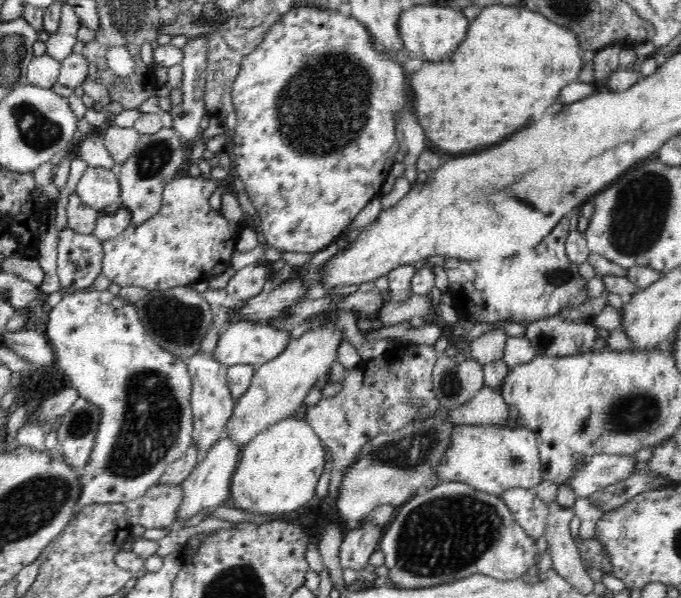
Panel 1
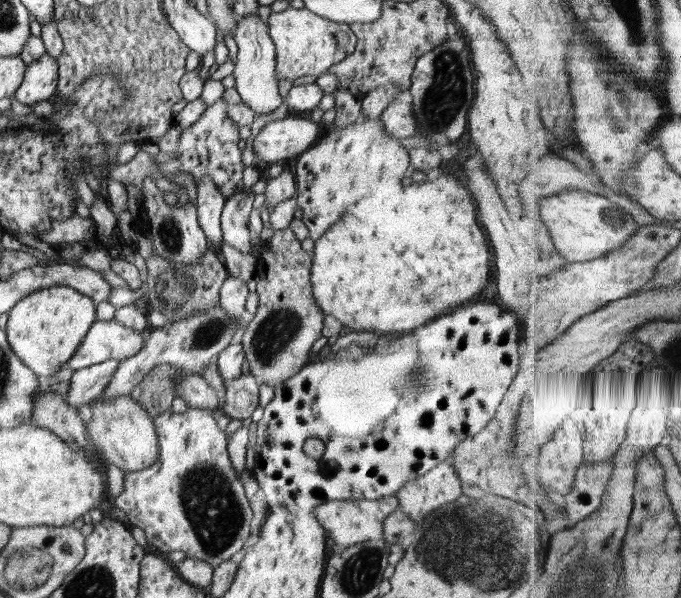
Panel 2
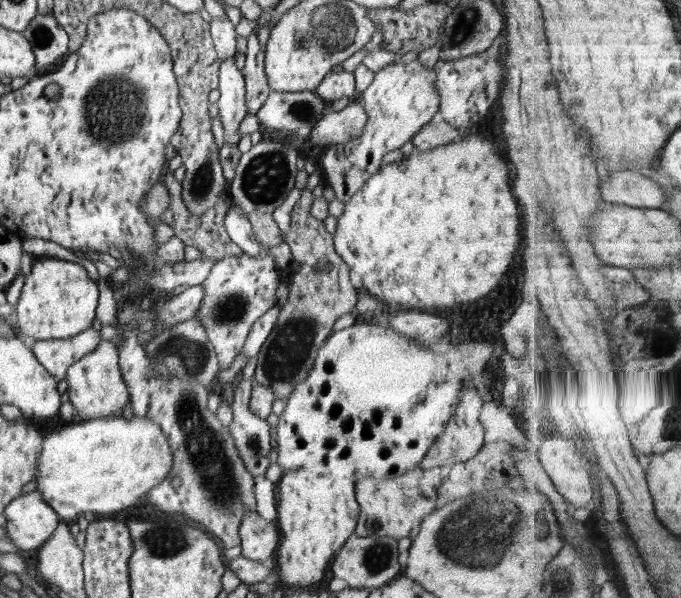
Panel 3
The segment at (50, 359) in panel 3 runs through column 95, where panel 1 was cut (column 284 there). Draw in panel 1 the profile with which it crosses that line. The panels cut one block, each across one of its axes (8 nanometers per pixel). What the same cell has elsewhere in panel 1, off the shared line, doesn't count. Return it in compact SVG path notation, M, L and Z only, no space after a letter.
M234 320L220 334L211 357L227 367L237 364L250 364L259 367L265 362L274 360L288 346L290 340L288 331L276 329L272 324L254 324L249 320Z

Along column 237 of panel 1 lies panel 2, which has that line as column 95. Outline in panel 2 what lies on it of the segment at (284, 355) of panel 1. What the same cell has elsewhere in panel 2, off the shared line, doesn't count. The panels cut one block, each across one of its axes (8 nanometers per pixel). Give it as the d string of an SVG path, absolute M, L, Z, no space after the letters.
M129 396L114 401L94 401L92 418L86 424L86 432L98 448L107 464L114 464L124 472L138 472L152 466L158 460L158 435L153 418Z

